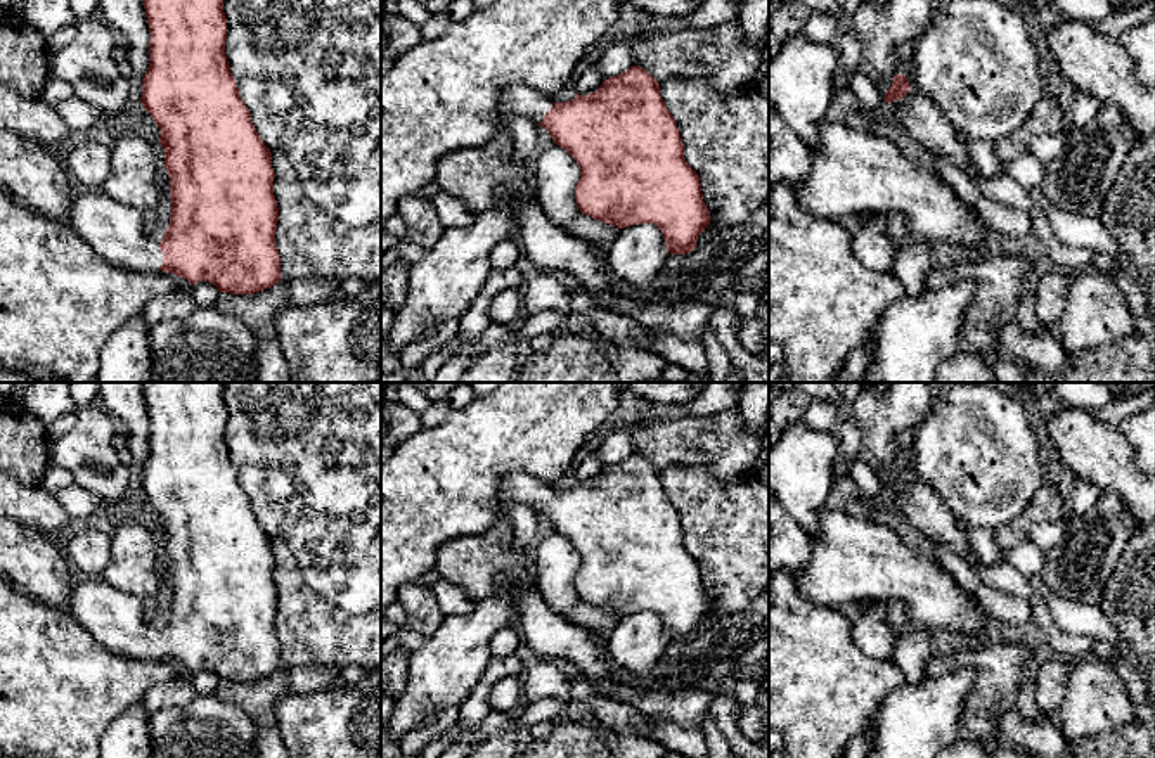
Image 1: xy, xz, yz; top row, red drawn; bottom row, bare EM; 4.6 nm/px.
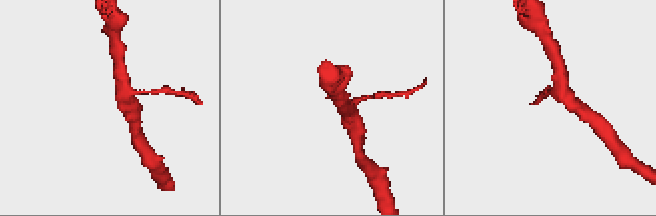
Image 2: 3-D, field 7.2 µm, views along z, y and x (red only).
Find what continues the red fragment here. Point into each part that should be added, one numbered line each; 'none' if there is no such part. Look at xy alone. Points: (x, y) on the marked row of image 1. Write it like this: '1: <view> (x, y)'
1: xy (113, 231)

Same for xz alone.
1: xz (516, 99)

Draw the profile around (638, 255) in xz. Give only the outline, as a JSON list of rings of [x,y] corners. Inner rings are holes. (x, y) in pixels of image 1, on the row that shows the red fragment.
[[[637,223],[620,228],[604,260],[618,279],[646,287],[660,275],[668,256],[661,230],[653,223]]]

